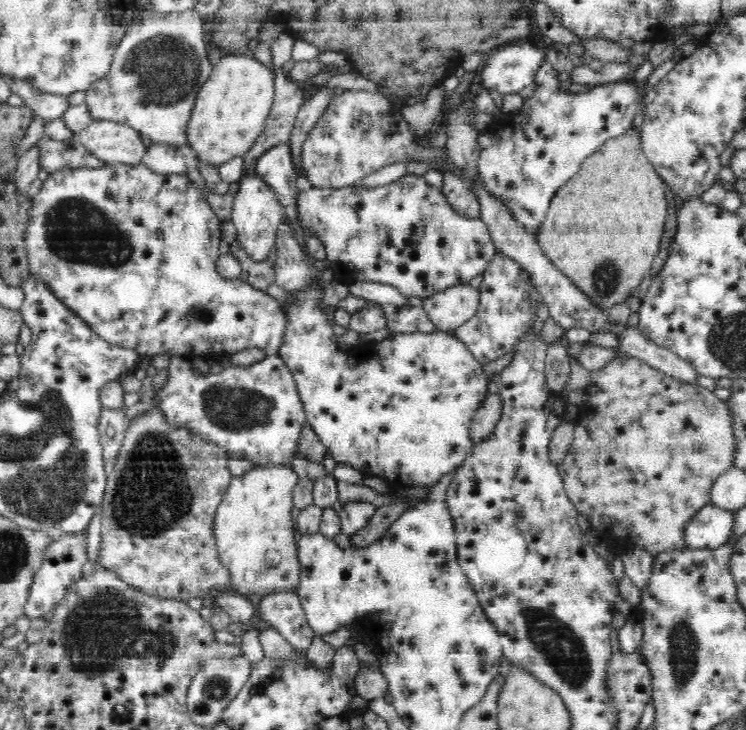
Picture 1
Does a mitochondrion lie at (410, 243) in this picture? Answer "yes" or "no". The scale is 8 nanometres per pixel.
no

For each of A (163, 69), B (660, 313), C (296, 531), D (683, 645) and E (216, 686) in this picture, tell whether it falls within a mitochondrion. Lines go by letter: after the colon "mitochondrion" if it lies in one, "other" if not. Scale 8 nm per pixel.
A: mitochondrion
B: other
C: other
D: mitochondrion
E: mitochondrion

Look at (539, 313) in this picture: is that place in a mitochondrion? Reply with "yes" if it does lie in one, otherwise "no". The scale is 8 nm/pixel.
no

